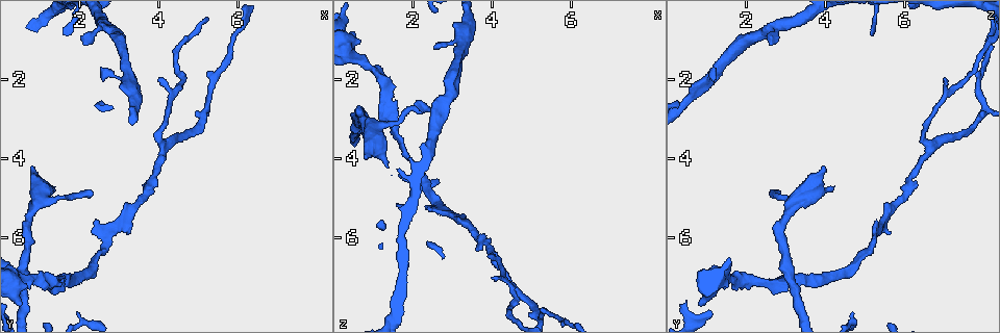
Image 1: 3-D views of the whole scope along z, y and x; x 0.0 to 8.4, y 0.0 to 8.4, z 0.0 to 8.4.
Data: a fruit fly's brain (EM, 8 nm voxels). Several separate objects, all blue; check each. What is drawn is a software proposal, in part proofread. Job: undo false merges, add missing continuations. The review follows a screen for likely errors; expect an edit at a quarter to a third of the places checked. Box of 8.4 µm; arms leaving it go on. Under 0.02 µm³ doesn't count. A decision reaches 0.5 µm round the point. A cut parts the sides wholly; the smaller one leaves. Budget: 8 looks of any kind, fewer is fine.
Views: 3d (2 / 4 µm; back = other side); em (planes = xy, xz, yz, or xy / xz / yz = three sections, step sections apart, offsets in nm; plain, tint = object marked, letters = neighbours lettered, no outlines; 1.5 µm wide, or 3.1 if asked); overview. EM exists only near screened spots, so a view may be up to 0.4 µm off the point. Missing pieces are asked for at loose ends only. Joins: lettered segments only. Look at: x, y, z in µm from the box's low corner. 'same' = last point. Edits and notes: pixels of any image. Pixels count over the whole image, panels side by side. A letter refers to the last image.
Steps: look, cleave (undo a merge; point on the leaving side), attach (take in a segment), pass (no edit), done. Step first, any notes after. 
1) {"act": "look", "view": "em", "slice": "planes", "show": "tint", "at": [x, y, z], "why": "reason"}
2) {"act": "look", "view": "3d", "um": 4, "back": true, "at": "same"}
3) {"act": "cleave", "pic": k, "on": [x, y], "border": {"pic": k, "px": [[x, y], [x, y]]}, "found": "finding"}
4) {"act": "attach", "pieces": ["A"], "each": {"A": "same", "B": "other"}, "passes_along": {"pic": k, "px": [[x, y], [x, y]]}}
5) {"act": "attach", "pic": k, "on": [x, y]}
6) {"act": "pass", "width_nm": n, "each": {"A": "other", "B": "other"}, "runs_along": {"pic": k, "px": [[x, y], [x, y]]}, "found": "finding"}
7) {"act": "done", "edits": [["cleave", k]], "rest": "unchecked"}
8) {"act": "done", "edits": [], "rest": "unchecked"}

{"act": "look", "view": "3d", "um": 2, "at": [2.40, 5.50, 5.35]}

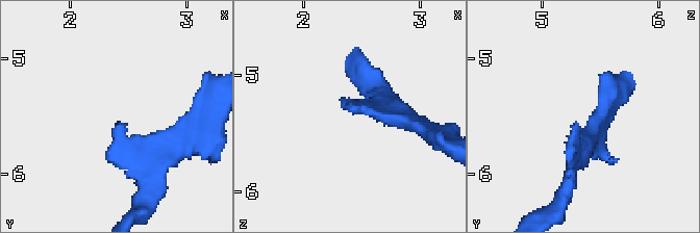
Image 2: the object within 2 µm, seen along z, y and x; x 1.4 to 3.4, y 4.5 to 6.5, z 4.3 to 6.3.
{"act": "look", "view": "em", "slice": "planes", "show": "letters", "at": [2.42, 5.54, 5.32], "arm_widths_nm": [160, 170], "why": "need the tissue"}

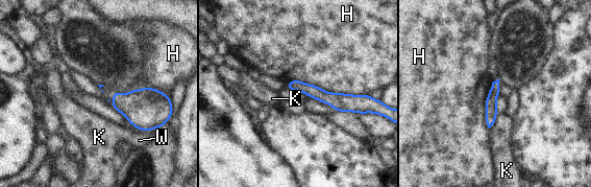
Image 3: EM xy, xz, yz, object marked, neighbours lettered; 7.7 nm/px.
{"act": "pass", "each": {"H": "other", "K": "other", "W": "other"}, "border": {"pic": 3, "px": [[290, 79], [329, 92], [365, 95]]}, "found": "no lettered segment goes on from it"}

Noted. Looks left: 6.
{"act": "look", "view": "3d", "um": 2, "at": [1.40, 4.75, 4.25], "why": "branch stops here"}

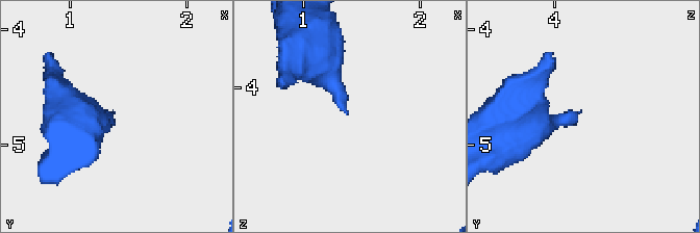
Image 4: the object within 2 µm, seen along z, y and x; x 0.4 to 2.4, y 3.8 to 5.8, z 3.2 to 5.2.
{"act": "look", "view": "em", "slice": "planes", "show": "letters", "at": [1.36, 4.74, 4.20], "why": "now the EM"}

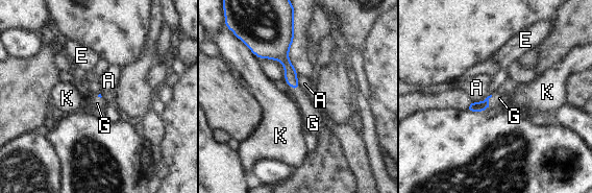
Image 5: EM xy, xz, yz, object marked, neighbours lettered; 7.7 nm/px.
{"act": "attach", "pieces": ["G"], "each": {"A": "other", "E": "other", "G": "same", "K": "other"}, "passes_along": {"pic": 5, "px": [[290, 72], [291, 87], [310, 113]]}, "found": "the neuron continues"}

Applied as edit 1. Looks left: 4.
{"act": "look", "view": "overview"}

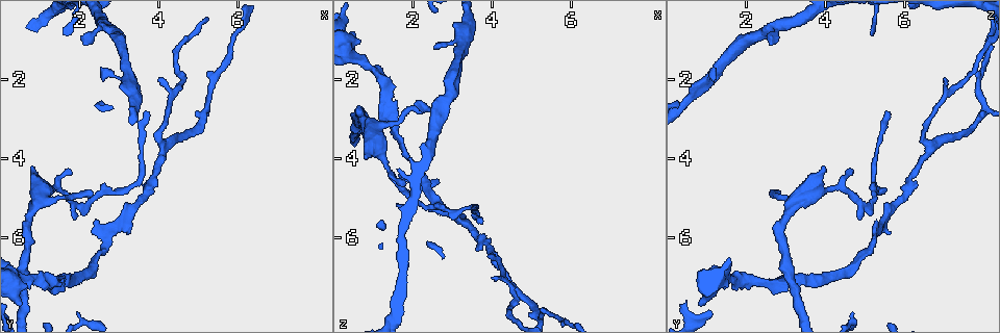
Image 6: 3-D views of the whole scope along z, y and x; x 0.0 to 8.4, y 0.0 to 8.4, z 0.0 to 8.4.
{"act": "look", "view": "em", "slice": "planes", "show": "plain", "at": [2.30, 4.80, 2.65], "why": "thin end"}

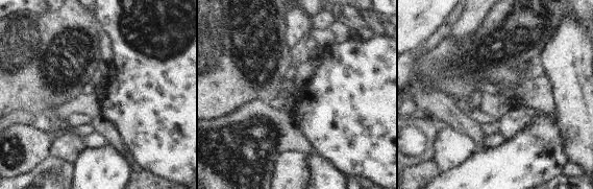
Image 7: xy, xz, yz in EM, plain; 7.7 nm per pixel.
{"act": "look", "view": "em", "slice": "planes", "show": "letters", "at": "same", "why": "see the neighbours"}

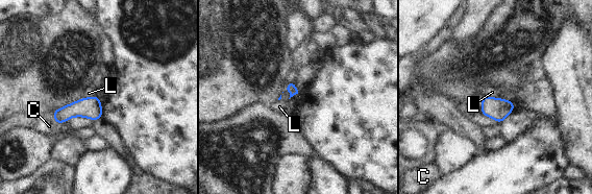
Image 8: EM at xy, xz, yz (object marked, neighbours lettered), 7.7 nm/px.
{"act": "pass", "each": {"C": "other", "L": "other"}, "border": {"pic": 8, "px": [[484, 95], [498, 97]]}, "found": "no lettered segment goes on from it"}

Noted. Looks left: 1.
{"act": "done", "edits": [["attach", 5]], "rest": "unchecked"}

